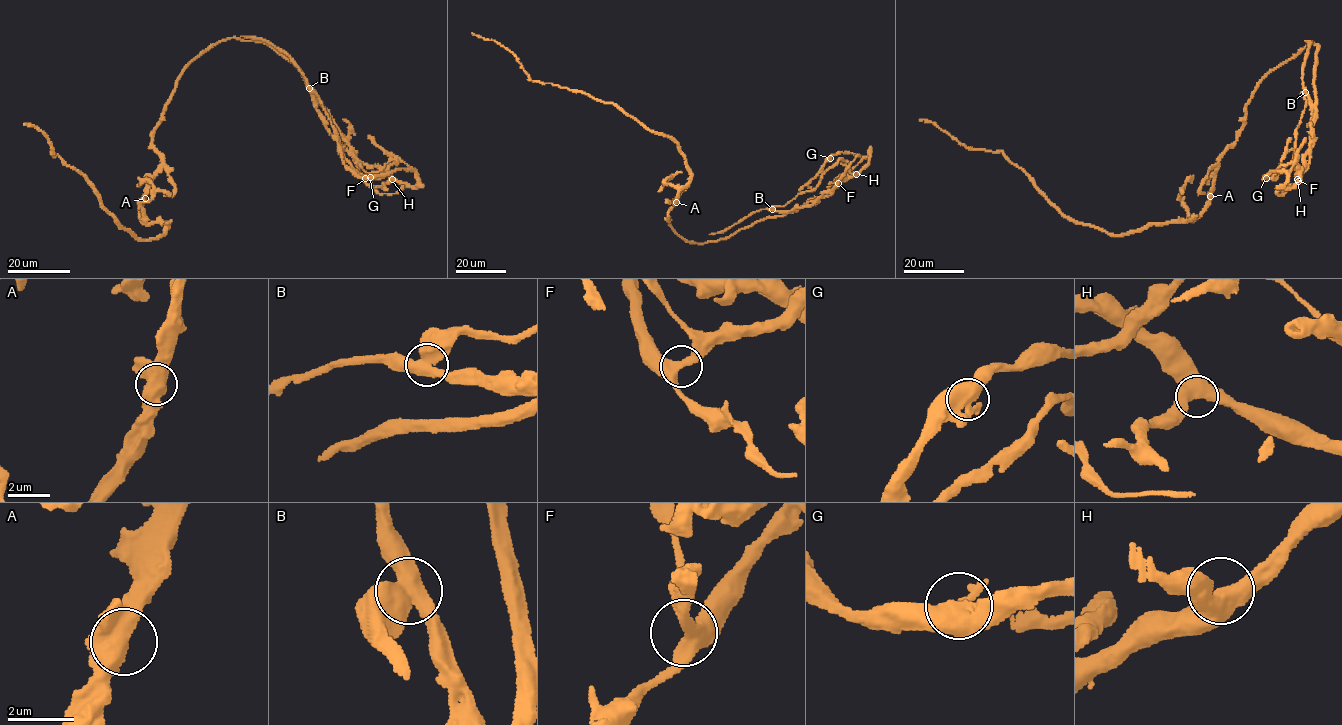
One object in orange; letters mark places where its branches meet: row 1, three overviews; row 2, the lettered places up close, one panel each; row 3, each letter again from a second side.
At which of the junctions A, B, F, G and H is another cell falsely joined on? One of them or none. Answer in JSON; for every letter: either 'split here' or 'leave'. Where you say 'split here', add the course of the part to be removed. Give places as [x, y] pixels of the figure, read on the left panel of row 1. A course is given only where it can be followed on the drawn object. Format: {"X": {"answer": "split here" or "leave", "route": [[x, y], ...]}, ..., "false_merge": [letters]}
{"A": {"answer": "leave"}, "B": {"answer": "split here", "route": [[309, 88], [343, 148], [409, 187], [417, 184], [415, 172], [402, 169], [360, 177], [344, 165], [332, 135]]}, "F": {"answer": "leave"}, "G": {"answer": "leave"}, "H": {"answer": "leave"}, "false_merge": ["B"]}

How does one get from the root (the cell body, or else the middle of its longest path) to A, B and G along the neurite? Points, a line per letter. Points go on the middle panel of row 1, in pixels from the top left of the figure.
A: (669, 220), (668, 214), (676, 202)
B: (669, 220), (678, 235), (688, 242), (716, 241), (831, 193), (790, 211), (772, 209)
G: (669, 220), (688, 242), (726, 239), (761, 219), (829, 196), (861, 159), (851, 153), (830, 158)

